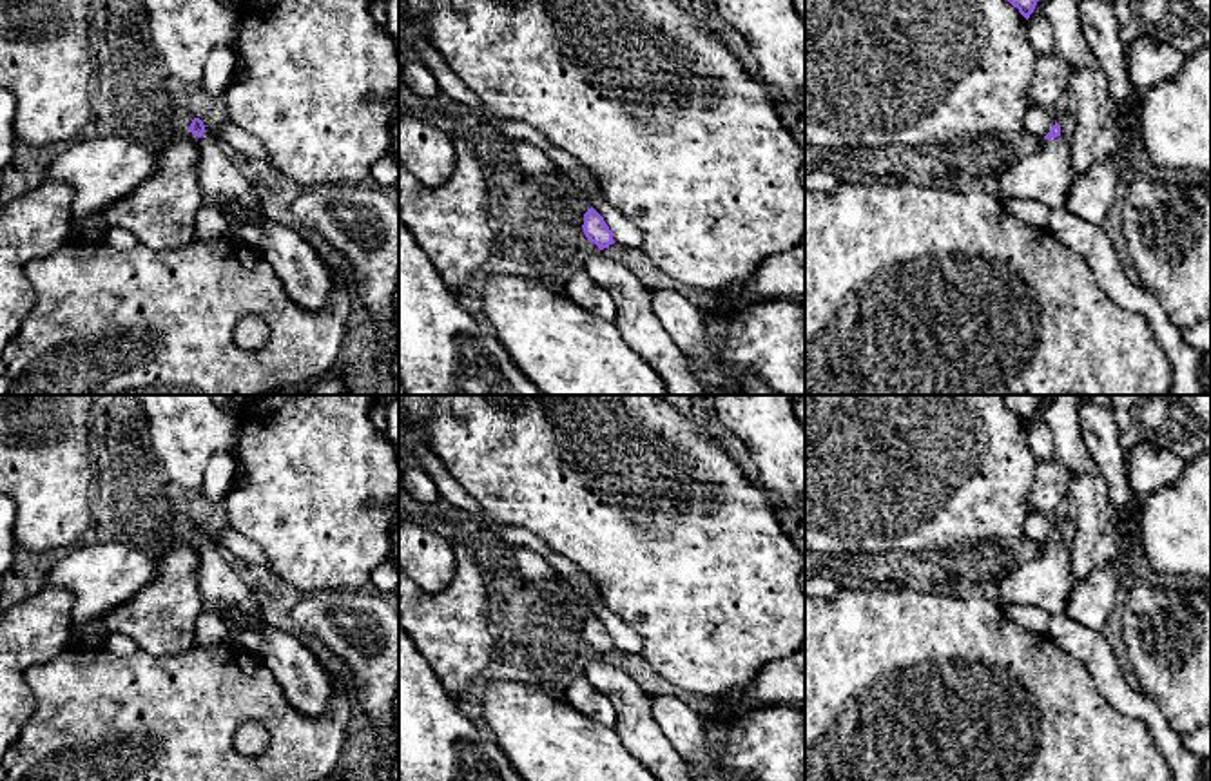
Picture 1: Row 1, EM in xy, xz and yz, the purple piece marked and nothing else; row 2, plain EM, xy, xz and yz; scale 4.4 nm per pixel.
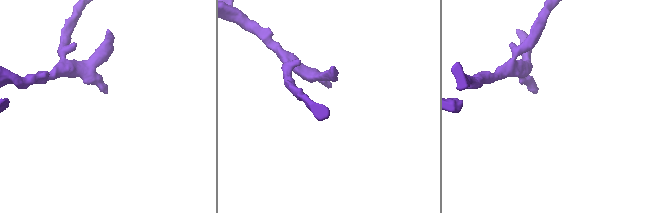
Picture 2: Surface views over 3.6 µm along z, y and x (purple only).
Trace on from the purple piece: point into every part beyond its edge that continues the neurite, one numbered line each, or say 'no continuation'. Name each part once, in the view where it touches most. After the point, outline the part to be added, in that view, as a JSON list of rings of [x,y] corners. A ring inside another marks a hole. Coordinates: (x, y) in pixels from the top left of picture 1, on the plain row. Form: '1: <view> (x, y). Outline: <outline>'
1: yz (1045, 582). Outline: [[[1062,542],[1046,545],[1021,567],[999,571],[1001,605],[1030,605],[1055,616],[1066,609],[1071,589],[1071,564]]]

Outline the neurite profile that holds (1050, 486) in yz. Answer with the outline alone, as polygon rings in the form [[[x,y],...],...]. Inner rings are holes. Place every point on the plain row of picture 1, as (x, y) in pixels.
[[[1057,460],[1039,466],[1033,487],[1026,500],[1032,513],[1053,515],[1061,500],[1068,495],[1071,471]]]

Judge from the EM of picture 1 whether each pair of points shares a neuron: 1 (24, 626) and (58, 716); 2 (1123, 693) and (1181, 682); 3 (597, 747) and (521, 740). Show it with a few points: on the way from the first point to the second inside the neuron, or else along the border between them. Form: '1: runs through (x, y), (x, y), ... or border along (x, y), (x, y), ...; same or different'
1: border along (69, 646), (26, 671), (24, 682), (35, 703); different
2: border along (1141, 689), (1159, 705), (1168, 722); different
3: runs through (579, 747), (553, 747), (546, 740), (539, 740); same

